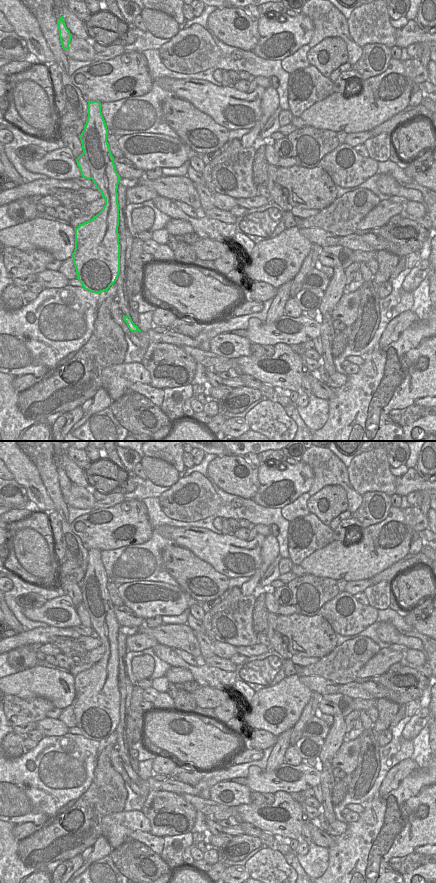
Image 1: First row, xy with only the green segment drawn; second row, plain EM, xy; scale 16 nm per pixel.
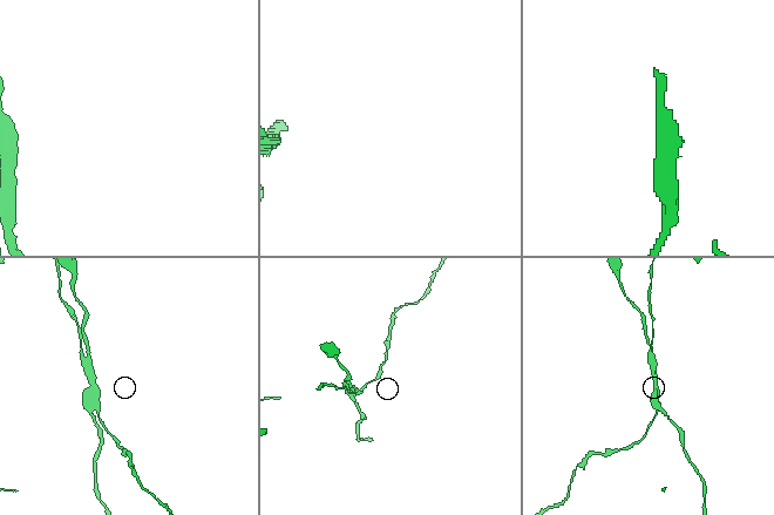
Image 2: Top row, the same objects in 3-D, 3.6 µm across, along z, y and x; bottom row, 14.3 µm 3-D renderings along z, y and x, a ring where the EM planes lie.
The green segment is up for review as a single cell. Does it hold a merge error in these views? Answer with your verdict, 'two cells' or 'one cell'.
two cells

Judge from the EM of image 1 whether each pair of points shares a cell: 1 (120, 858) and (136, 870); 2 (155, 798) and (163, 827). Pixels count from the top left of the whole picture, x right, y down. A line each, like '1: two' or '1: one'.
1: one
2: one

